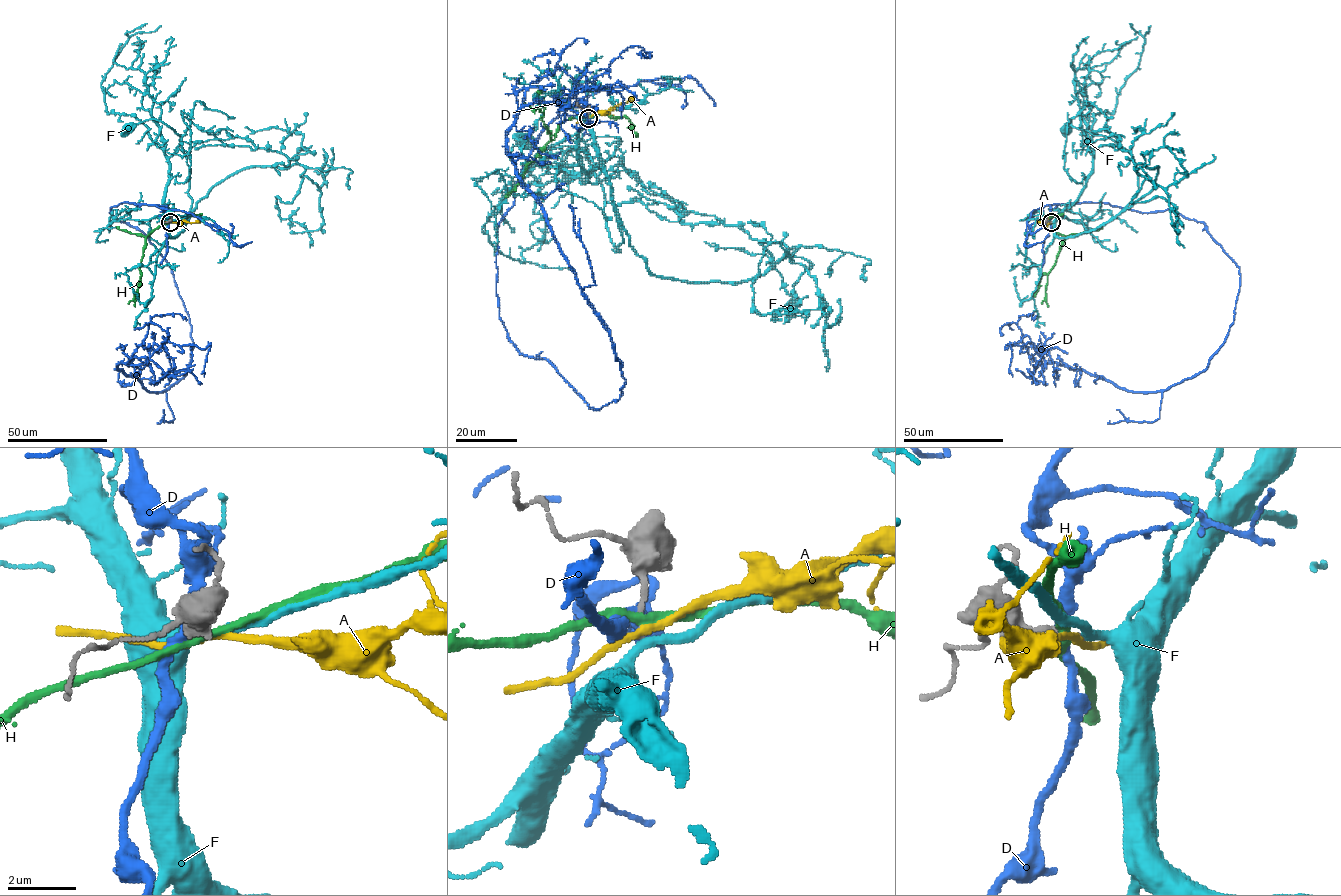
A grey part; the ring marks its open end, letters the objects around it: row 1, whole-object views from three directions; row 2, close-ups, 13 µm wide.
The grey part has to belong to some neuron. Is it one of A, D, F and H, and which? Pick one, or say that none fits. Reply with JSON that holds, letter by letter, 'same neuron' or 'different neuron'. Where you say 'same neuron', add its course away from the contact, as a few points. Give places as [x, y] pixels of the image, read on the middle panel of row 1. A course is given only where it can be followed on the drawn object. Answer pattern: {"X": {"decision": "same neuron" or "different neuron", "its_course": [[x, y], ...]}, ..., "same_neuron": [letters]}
{"A": {"decision": "different neuron"}, "D": {"decision": "different neuron"}, "F": {"decision": "same neuron", "its_course": [[588, 118], [621, 232], [618, 253], [610, 241], [602, 184], [590, 155], [582, 148], [532, 148], [523, 142]]}, "H": {"decision": "different neuron"}, "same_neuron": ["F"]}

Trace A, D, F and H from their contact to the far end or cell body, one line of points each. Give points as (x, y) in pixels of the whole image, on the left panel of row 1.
A: (169, 222), (200, 222)
D: (169, 222), (110, 209), (171, 268), (188, 368), (162, 392), (117, 369), (208, 345), (204, 376)
F: (169, 222), (168, 234), (174, 237), (184, 229), (192, 201), (180, 136), (155, 120), (127, 130)
H: (169, 222), (159, 226), (145, 237), (138, 288), (128, 303)

